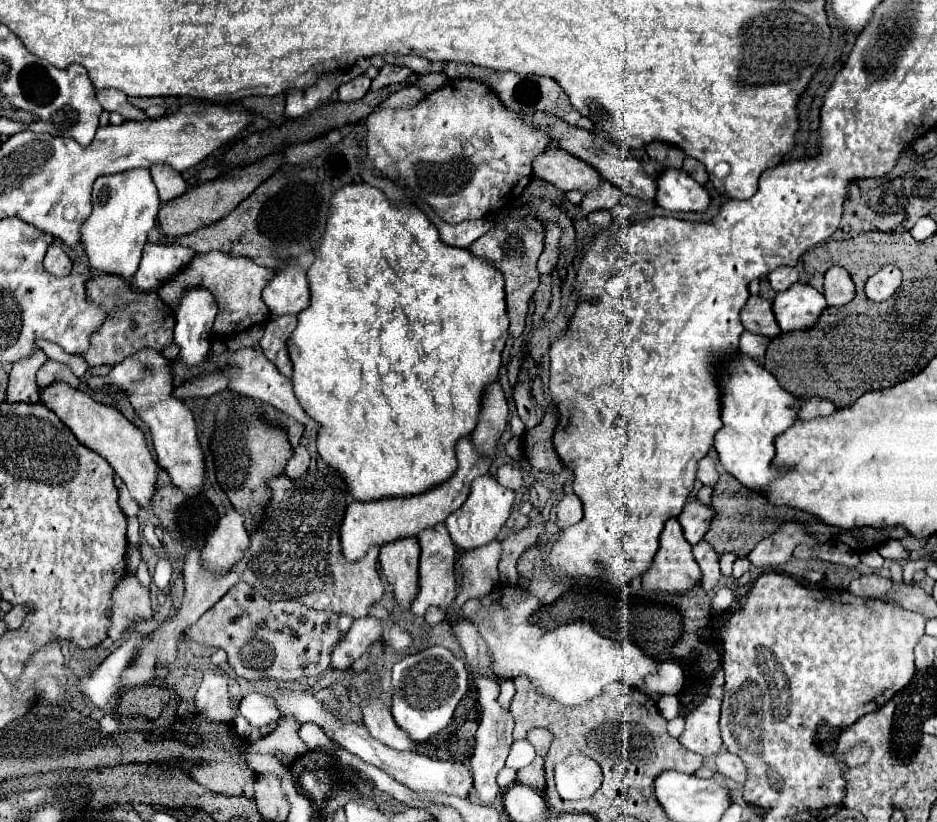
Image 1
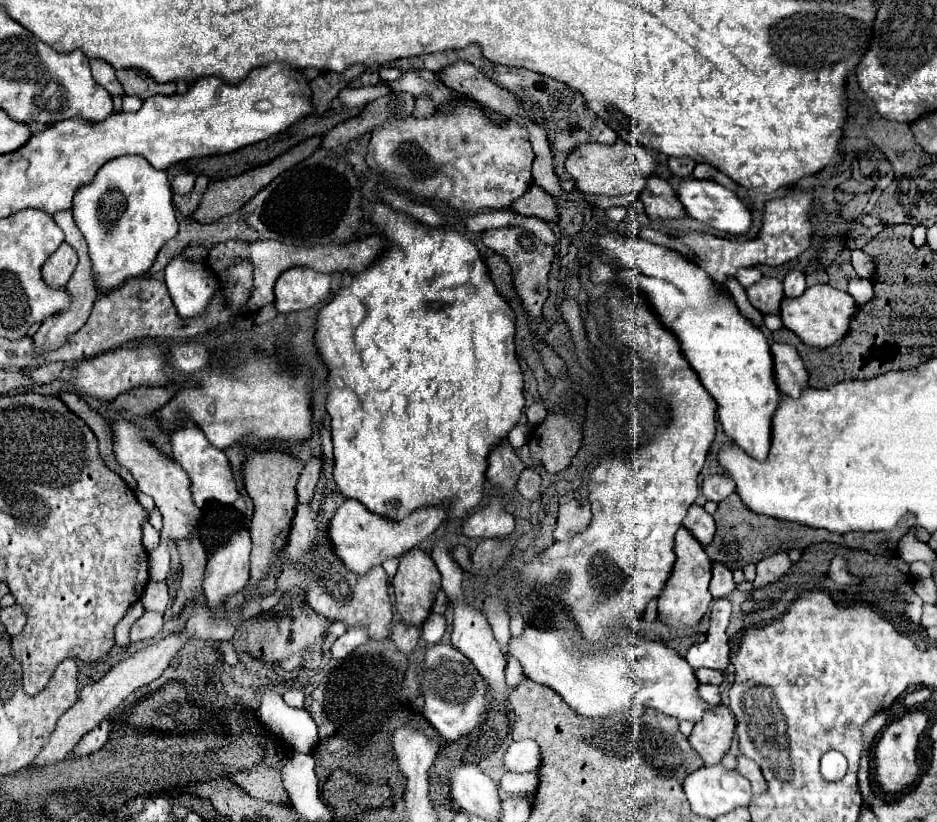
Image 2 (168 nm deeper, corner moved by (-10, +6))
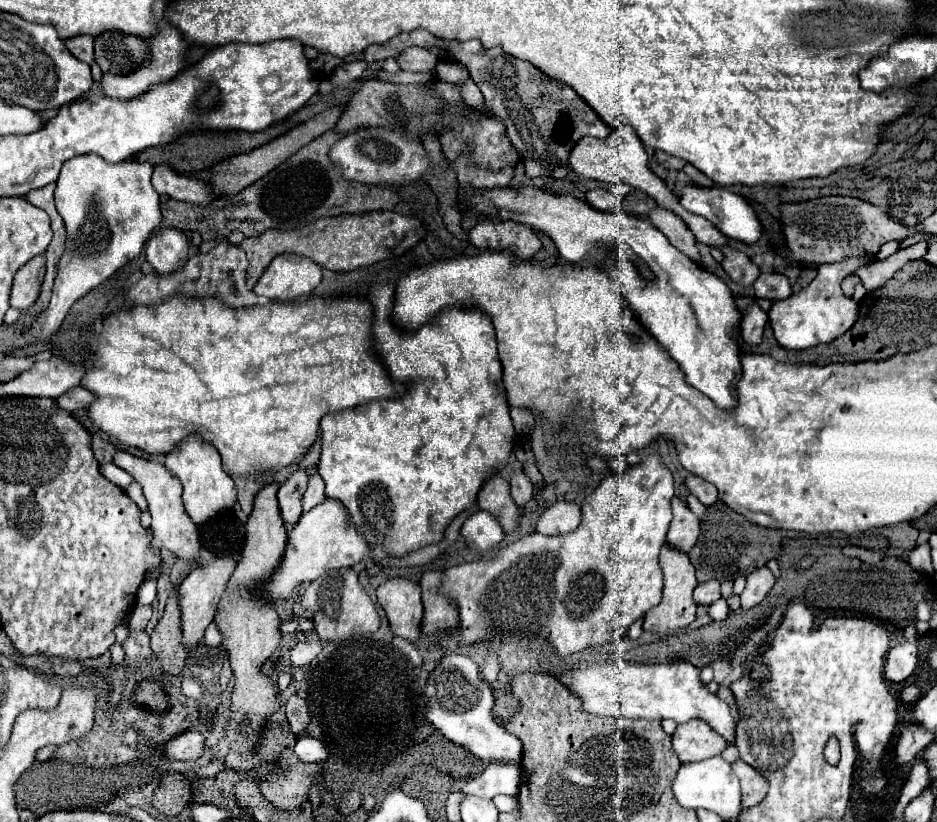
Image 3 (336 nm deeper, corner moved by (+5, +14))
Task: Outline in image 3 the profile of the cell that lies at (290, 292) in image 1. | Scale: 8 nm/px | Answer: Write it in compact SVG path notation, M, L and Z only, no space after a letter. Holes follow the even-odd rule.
M280 254L264 270L254 286L260 298L288 302L310 294L322 280L322 268L310 258L298 254Z

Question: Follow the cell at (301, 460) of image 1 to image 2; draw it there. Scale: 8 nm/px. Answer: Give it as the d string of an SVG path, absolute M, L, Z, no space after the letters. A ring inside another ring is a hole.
M313 456L303 472L299 474L299 482L297 482L297 496L299 496L299 502L311 502L313 498L313 490L317 486L317 480L319 480L319 472L321 472L321 458Z

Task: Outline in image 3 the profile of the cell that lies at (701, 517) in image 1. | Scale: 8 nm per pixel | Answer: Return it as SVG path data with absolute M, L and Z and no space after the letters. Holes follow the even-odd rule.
M680 498L672 500L672 512L674 512L674 520L670 524L666 544L674 550L690 552L700 536L700 522L696 514L690 512L690 508Z

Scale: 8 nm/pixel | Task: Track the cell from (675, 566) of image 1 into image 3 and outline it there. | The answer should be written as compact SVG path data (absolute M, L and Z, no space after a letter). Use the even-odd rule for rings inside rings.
M666 544L662 546L662 552L660 552L660 568L664 572L662 602L656 608L652 608L652 612L648 612L648 616L644 616L644 630L658 634L658 636L668 636L674 630L682 630L694 622L696 602L692 600L692 592L698 586L698 582L696 582L694 568L692 568L688 556L680 556L680 552L668 552Z

